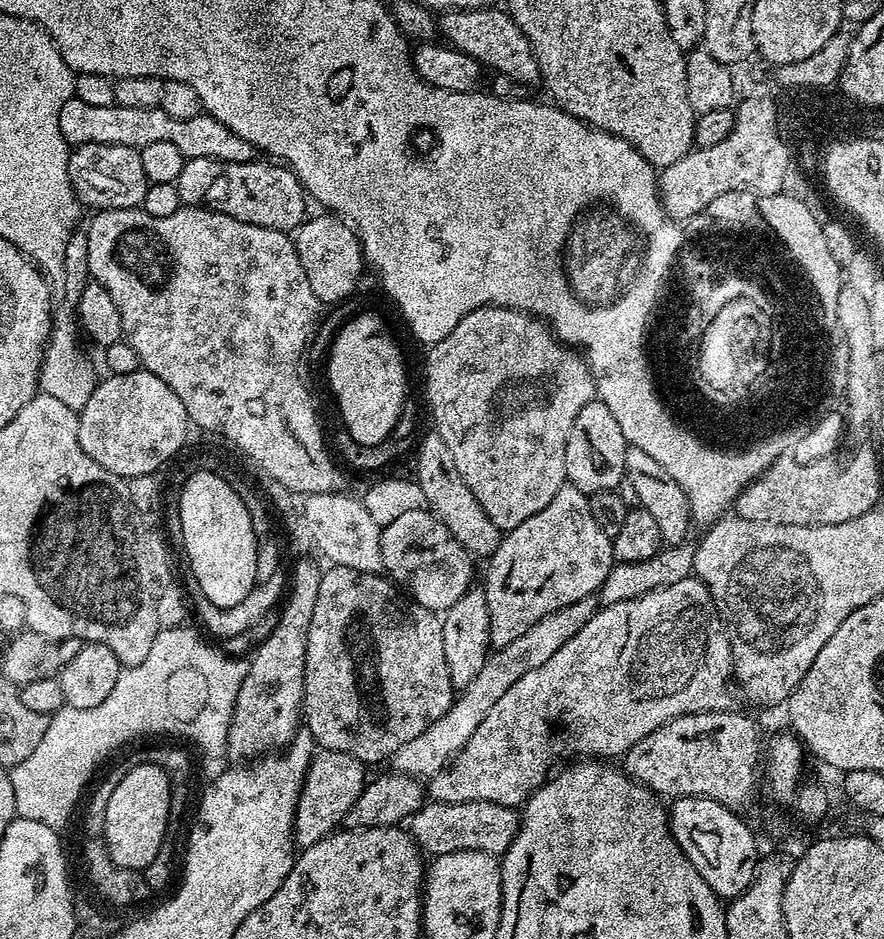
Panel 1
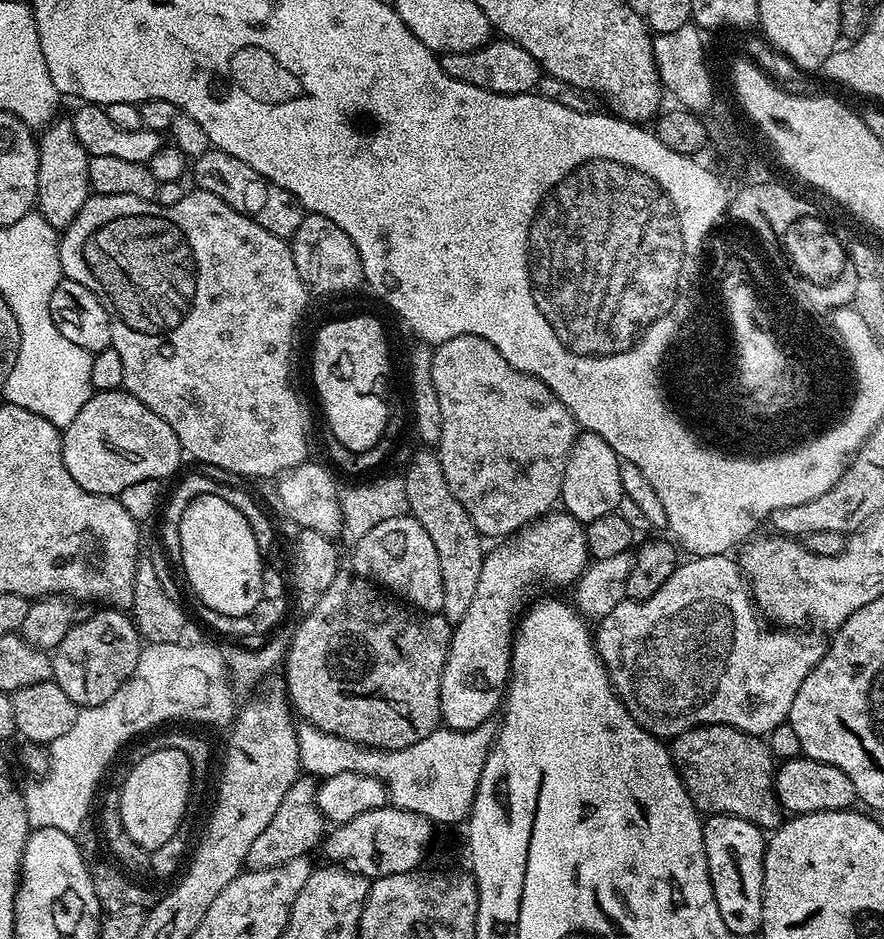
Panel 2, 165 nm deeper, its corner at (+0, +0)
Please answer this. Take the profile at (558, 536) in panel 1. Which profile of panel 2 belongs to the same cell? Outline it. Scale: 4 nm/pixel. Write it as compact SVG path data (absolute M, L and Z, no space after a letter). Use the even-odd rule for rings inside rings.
M553 510L533 520L497 544L500 545L484 557L474 602L470 602L466 618L453 627L446 666L442 670L440 718L443 727L459 732L489 723L501 707L510 678L512 638L522 612L520 595L531 584L541 584L544 588L575 585L590 563L584 525L563 510Z

